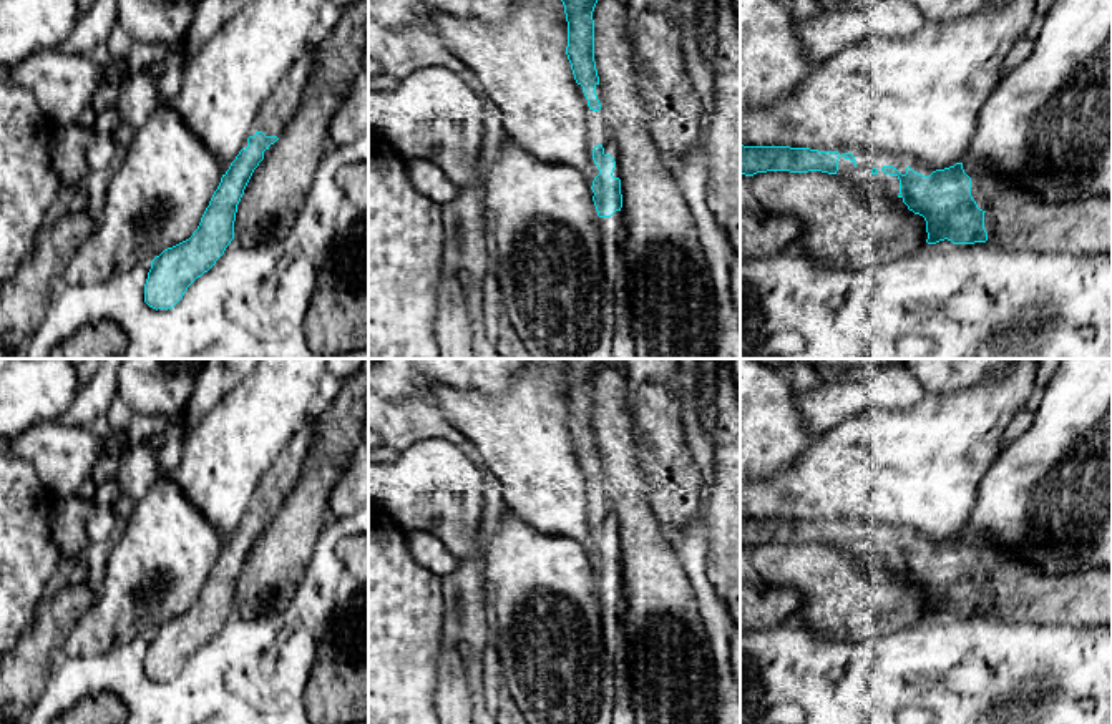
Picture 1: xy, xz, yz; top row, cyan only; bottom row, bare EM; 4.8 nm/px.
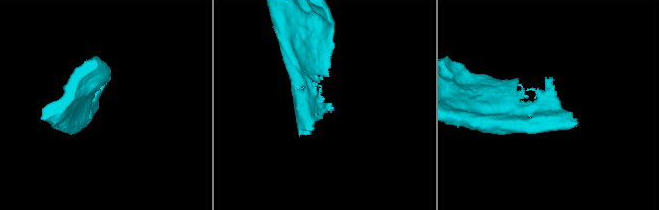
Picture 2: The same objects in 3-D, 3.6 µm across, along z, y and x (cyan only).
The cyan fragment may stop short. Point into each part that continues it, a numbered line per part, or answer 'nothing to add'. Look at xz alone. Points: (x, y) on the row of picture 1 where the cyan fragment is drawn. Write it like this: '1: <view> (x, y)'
1: xz (613, 226)

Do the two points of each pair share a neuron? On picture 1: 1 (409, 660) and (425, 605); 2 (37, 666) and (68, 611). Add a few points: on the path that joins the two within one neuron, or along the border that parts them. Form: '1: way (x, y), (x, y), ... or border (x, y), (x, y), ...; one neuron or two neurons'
1: way (409, 646), (409, 621), (412, 618); one neuron
2: way (37, 653), (55, 625); one neuron

